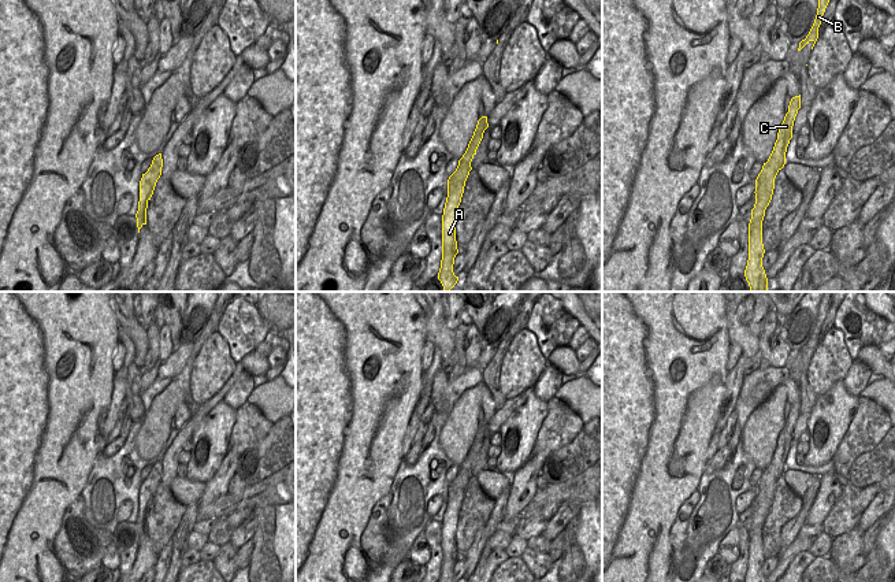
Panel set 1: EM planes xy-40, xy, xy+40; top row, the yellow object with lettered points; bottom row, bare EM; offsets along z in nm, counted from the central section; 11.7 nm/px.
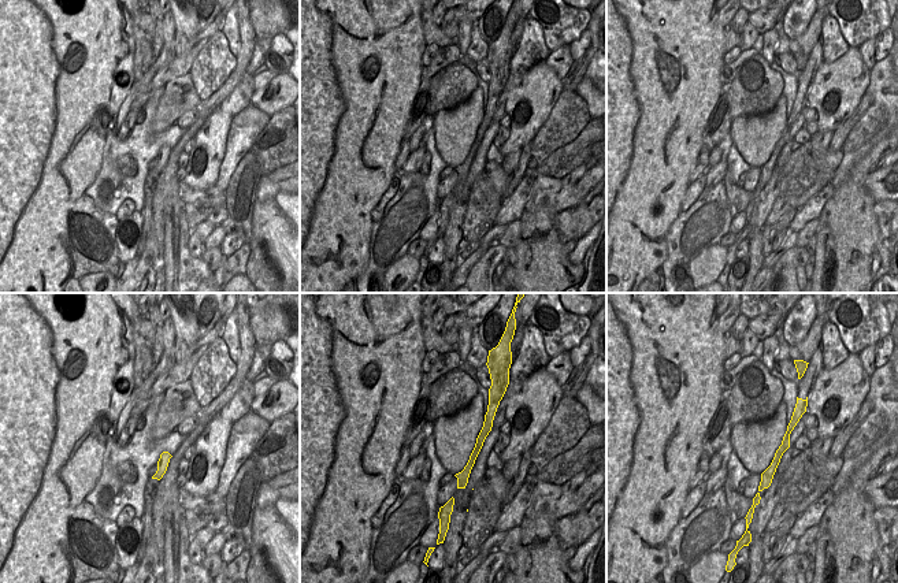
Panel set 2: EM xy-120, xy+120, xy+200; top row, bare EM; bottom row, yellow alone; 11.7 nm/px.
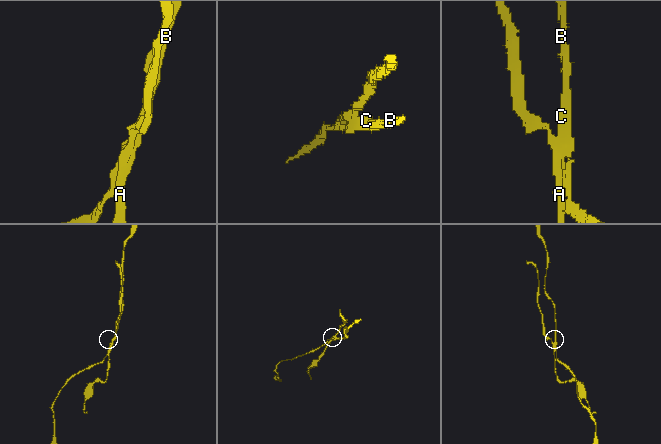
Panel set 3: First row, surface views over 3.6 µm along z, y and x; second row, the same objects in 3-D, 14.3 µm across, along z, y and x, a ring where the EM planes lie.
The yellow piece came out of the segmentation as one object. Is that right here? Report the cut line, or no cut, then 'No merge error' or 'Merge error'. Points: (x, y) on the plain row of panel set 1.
Split along xy (460, 466), (471, 475). Merge error

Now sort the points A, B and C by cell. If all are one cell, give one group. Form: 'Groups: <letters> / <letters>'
Groups: A / B C

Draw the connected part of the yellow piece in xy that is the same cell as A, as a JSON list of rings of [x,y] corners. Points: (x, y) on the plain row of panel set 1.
[[[467,470],[458,471],[448,486],[448,504],[442,522],[442,567],[438,582],[454,582],[453,571],[458,560],[456,548],[456,527],[464,500],[465,488],[472,475]]]

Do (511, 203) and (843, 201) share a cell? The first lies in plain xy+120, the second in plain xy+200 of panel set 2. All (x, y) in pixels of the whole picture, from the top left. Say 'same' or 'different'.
different

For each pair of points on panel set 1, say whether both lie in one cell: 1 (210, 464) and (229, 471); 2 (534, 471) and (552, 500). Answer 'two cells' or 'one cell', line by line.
1: two cells
2: two cells

